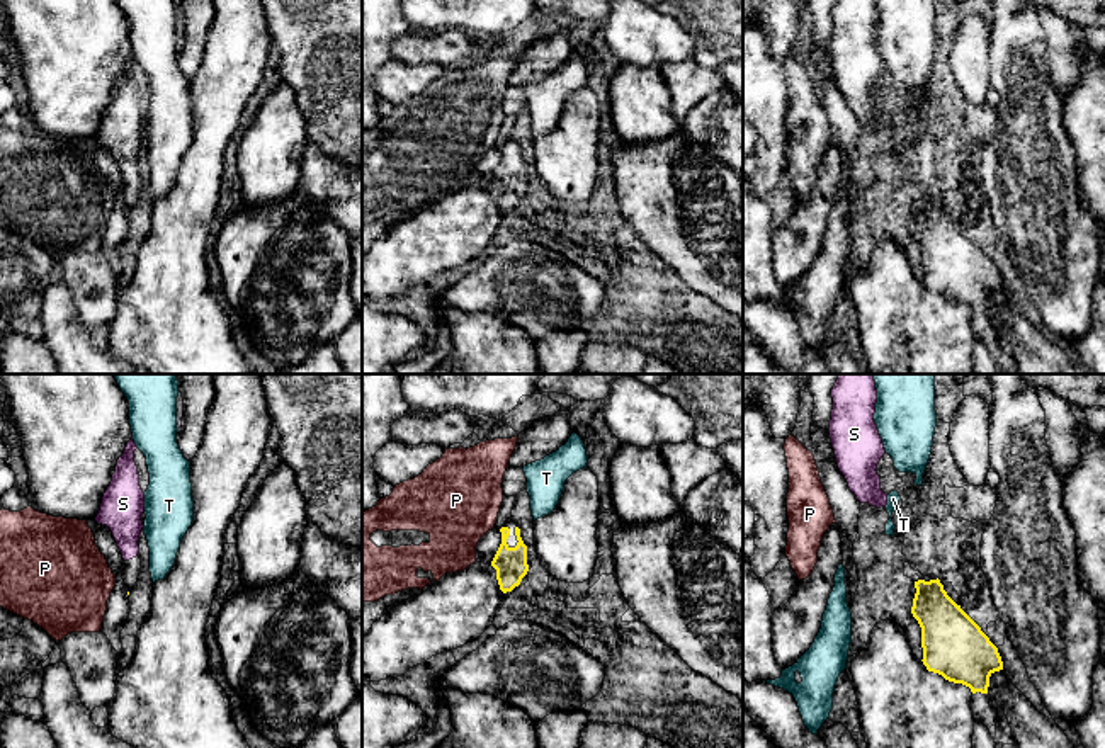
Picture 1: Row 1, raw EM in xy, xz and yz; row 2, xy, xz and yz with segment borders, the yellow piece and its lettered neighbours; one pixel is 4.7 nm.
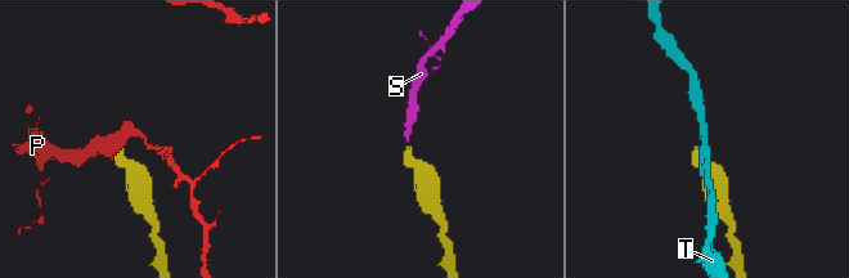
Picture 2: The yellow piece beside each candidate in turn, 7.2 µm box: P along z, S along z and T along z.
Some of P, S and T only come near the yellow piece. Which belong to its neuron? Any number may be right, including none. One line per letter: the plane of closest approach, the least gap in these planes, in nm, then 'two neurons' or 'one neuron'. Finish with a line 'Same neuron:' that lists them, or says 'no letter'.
P: view xz; gap 40 nm; two neurons
S: view yz; gap 380 nm; one neuron
T: view xz; gap 90 nm; two neurons
Same neuron: S

